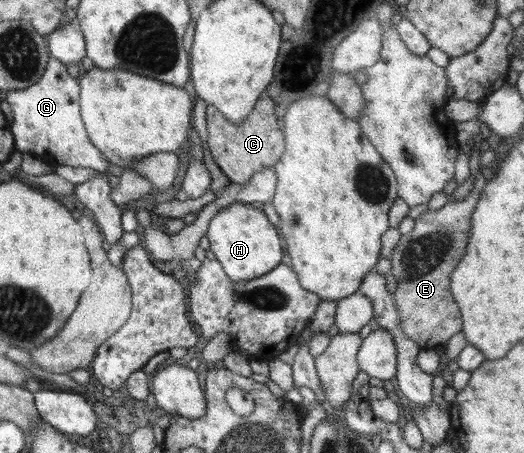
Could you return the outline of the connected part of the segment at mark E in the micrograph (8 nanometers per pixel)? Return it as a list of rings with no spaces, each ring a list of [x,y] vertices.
[[[478,172],[468,196],[462,201],[450,198],[441,209],[422,213],[415,220],[414,229],[410,233],[402,234],[393,250],[390,258],[392,268],[389,272],[396,277],[398,283],[398,288],[392,294],[401,318],[401,327],[405,335],[414,339],[422,349],[436,348],[462,331],[463,320],[451,293],[450,277],[466,252],[470,218],[484,184],[486,178]]]

